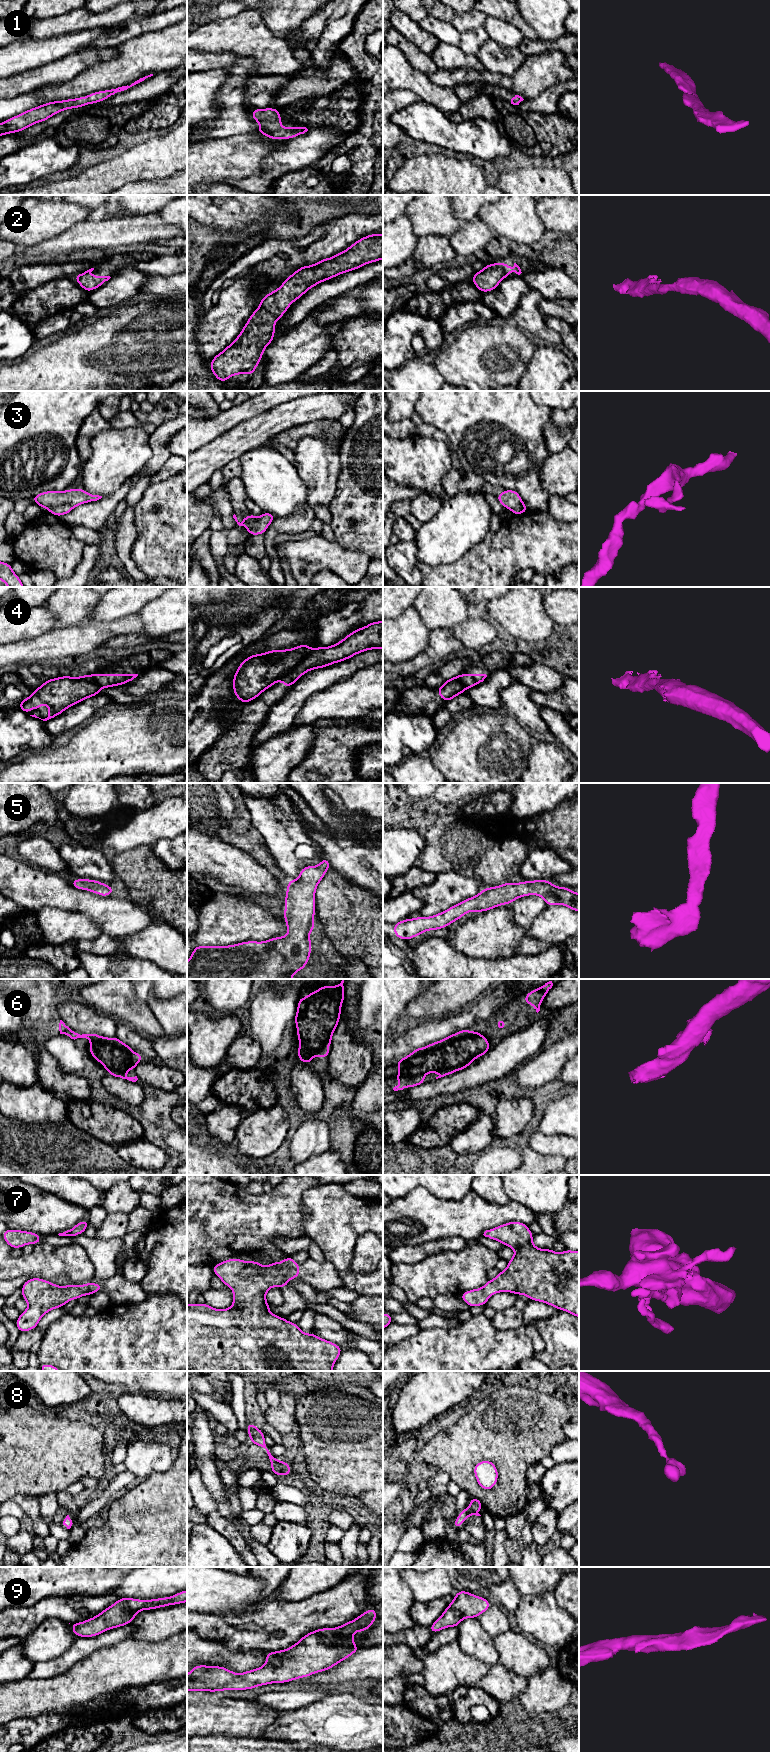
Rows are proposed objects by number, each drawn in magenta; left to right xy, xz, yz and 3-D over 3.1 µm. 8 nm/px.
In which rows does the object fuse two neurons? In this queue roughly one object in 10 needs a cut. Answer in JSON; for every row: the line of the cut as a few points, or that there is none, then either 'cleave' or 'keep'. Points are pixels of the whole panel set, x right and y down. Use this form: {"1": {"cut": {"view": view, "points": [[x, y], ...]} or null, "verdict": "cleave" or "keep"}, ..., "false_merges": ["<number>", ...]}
{"1": {"cut": null, "verdict": "keep"}, "2": {"cut": null, "verdict": "keep"}, "3": {"cut": {"view": "xy", "points": [[73, 507], [62, 504], [47, 508]]}, "verdict": "cleave"}, "4": {"cut": {"view": "xz", "points": [[311, 649], [280, 679]]}, "verdict": "cleave"}, "5": {"cut": null, "verdict": "keep"}, "6": {"cut": null, "verdict": "keep"}, "7": {"cut": null, "verdict": "keep"}, "8": {"cut": null, "verdict": "keep"}, "9": {"cut": null, "verdict": "keep"}, "false_merges": ["3", "4"]}

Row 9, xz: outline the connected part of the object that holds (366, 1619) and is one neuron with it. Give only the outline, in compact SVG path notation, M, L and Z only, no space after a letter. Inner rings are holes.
M373 1607L356 1619L336 1628L321 1628L309 1632L288 1649L266 1652L266 1663L262 1667L245 1671L242 1674L232 1672L222 1666L196 1665L187 1674L187 1679L190 1681L187 1684L187 1691L217 1692L254 1689L261 1685L286 1683L329 1670L360 1650L354 1643L352 1634L366 1631L372 1626L376 1618L377 1612Z

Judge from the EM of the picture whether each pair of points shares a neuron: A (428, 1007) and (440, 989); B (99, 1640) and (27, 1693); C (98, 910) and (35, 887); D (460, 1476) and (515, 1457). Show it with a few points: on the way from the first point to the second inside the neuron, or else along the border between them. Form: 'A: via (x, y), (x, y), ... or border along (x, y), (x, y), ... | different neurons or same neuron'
A: via (432, 1003), (440, 993) | same neuron
B: border along (69, 1667), (61, 1673), (44, 1678), (27, 1677) | different neurons
C: via (82, 901), (68, 898), (51, 890) | same neuron
D: via (471, 1461), (478, 1454), (500, 1454) | same neuron

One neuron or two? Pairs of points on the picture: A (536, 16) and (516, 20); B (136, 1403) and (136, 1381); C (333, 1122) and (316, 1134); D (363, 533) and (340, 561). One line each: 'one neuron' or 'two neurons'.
A: two neurons
B: two neurons
C: two neurons
D: two neurons

